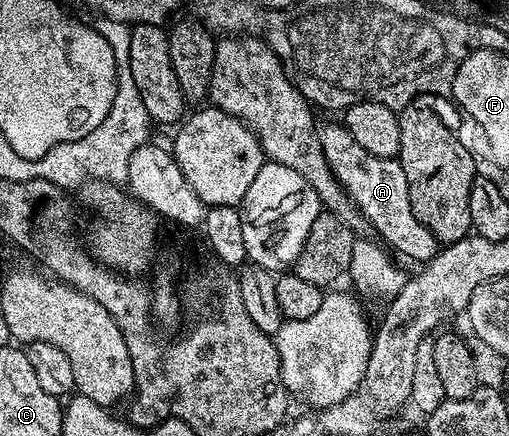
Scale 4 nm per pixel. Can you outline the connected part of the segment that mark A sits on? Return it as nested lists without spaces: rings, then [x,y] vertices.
[[[343,124],[328,125],[319,130],[320,142],[324,148],[324,154],[328,160],[328,166],[332,169],[332,174],[338,179],[338,183],[344,188],[348,195],[349,201],[359,209],[360,214],[369,226],[372,225],[380,232],[380,237],[392,249],[397,249],[404,257],[409,257],[412,261],[420,261],[419,263],[429,262],[438,252],[438,242],[436,236],[426,227],[422,227],[422,223],[418,223],[418,219],[414,215],[414,211],[410,207],[410,199],[408,198],[408,188],[406,187],[406,175],[402,171],[399,160],[396,159],[378,159],[374,155],[370,155],[366,151],[362,151],[362,147],[358,147],[358,143],[354,140],[354,135],[350,135],[350,131],[345,129]]]

